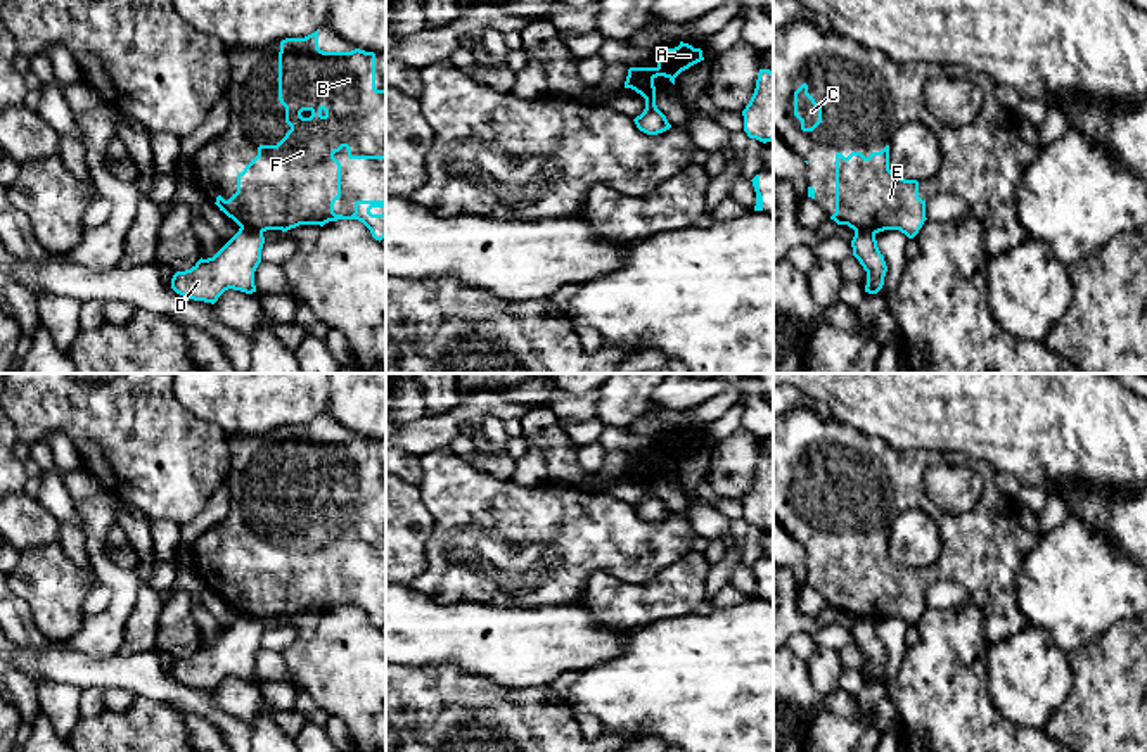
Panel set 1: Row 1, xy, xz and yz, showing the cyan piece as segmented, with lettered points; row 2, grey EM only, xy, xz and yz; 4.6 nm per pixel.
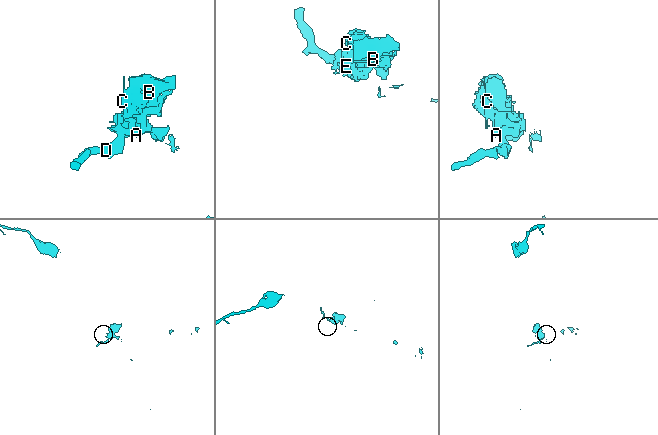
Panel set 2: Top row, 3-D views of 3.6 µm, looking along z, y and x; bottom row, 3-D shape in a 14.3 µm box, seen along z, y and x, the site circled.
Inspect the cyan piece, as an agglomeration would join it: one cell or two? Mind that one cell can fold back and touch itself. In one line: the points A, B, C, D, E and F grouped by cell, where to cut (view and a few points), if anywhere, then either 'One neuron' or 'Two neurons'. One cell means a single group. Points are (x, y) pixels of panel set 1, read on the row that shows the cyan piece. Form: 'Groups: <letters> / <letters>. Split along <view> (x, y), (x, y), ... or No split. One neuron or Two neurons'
Groups: A B C E F / D. Split along xz (642, 68), (642, 78), (630, 87). Two neurons

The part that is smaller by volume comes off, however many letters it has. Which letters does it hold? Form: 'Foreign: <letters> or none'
Foreign: D

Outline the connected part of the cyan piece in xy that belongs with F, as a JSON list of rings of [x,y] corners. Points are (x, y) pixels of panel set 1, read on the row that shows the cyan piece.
[[[318,29],[304,38],[285,38],[279,52],[279,100],[285,107],[291,130],[277,145],[260,145],[258,156],[237,175],[237,192],[216,206],[240,228],[254,232],[287,232],[299,225],[320,225],[337,220],[358,220],[375,240],[386,237],[386,201],[356,201],[355,213],[334,213],[341,197],[341,163],[334,157],[343,147],[349,159],[386,159],[386,90],[375,88],[375,54],[324,52],[318,48]]]

